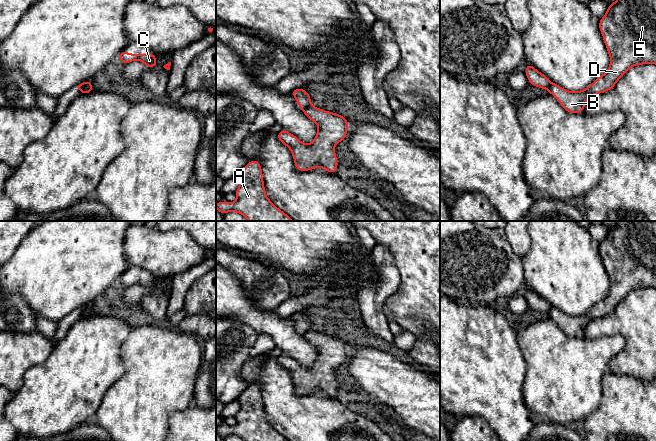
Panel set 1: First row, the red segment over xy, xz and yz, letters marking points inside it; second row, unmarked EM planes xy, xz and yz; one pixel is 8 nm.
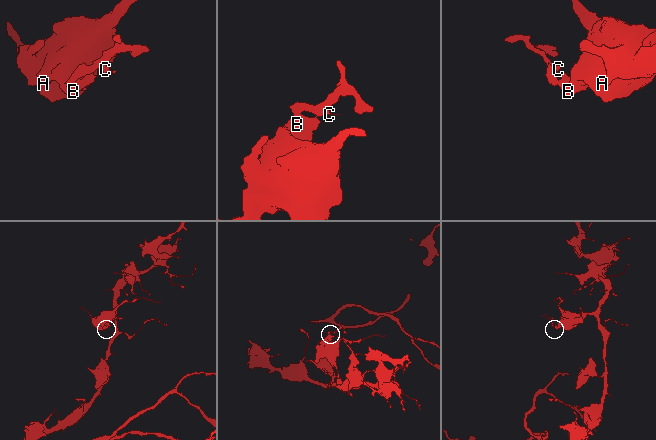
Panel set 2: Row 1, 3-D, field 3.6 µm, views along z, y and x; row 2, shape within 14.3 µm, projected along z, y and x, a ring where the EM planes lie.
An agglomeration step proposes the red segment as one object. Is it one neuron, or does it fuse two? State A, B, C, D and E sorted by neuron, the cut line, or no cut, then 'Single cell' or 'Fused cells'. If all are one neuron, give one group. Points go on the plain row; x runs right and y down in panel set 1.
Groups: A B D E / C. Split along xy (90, 305), (80, 314). Fused cells

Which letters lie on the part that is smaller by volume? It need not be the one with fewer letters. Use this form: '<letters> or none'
C

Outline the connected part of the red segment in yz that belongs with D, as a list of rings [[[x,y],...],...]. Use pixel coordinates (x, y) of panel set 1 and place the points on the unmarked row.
[[[619,221],[599,244],[599,253],[611,283],[608,294],[584,314],[571,316],[555,307],[548,314],[569,337],[582,337],[589,322],[612,313],[632,290],[656,288],[656,221]]]

